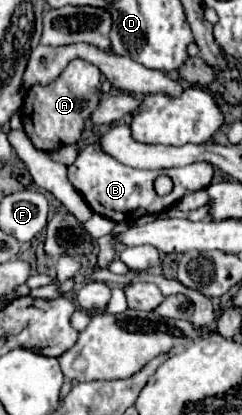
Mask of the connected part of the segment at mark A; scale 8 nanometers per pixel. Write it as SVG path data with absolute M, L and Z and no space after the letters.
M75 58L67 68L47 86L31 86L23 98L23 130L37 150L53 152L61 146L79 140L85 120L95 110L101 92L101 72L83 58Z

